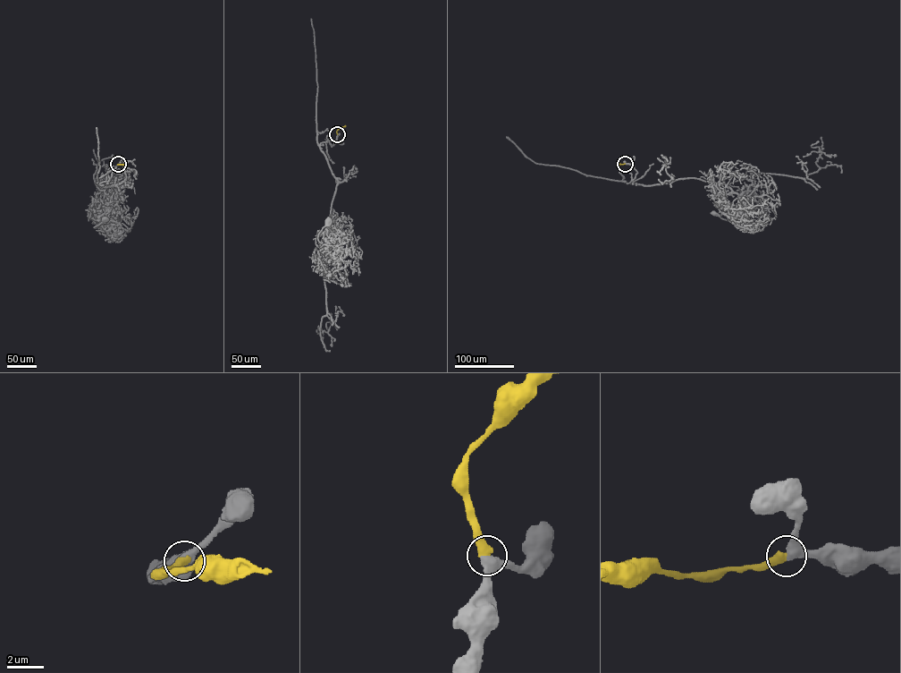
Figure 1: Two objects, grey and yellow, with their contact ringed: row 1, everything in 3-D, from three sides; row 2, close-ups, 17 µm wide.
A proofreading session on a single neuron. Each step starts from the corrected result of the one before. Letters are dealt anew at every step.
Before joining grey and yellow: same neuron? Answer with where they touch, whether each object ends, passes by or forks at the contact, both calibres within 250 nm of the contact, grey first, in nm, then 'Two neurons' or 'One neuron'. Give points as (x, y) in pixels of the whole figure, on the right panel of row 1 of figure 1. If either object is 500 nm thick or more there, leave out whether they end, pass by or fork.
Place: (625, 164). Thickness 440 nm (grey) against 500 nm. One neuron

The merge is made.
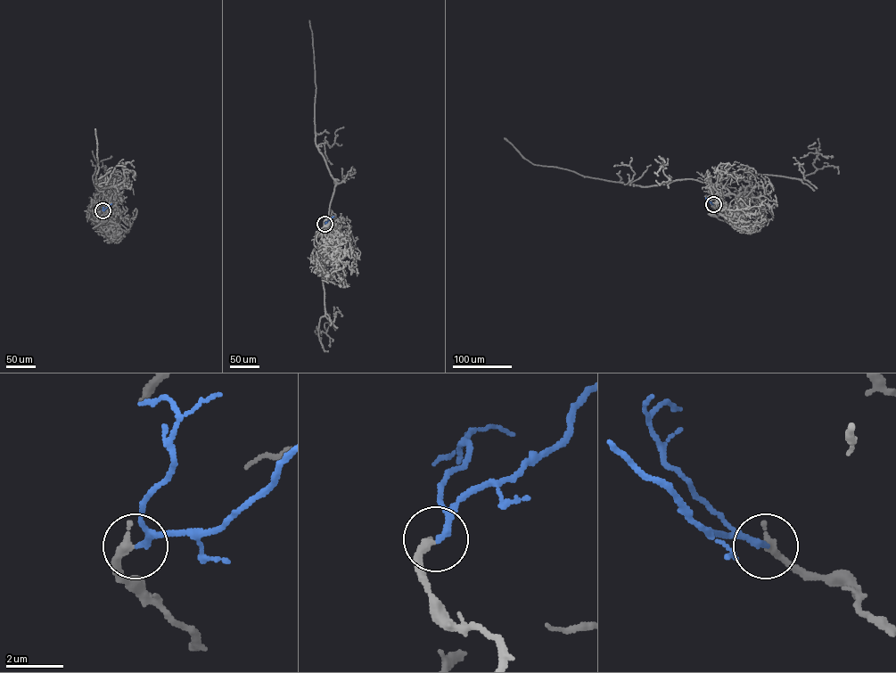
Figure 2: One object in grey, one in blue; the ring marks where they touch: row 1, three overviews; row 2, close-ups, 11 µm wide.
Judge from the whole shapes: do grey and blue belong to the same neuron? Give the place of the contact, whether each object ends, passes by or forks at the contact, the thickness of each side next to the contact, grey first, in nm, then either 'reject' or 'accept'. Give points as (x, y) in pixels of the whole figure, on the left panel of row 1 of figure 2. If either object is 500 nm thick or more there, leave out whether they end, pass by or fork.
(102, 210) | grey ends | blue ends | 320/220 nm | reject

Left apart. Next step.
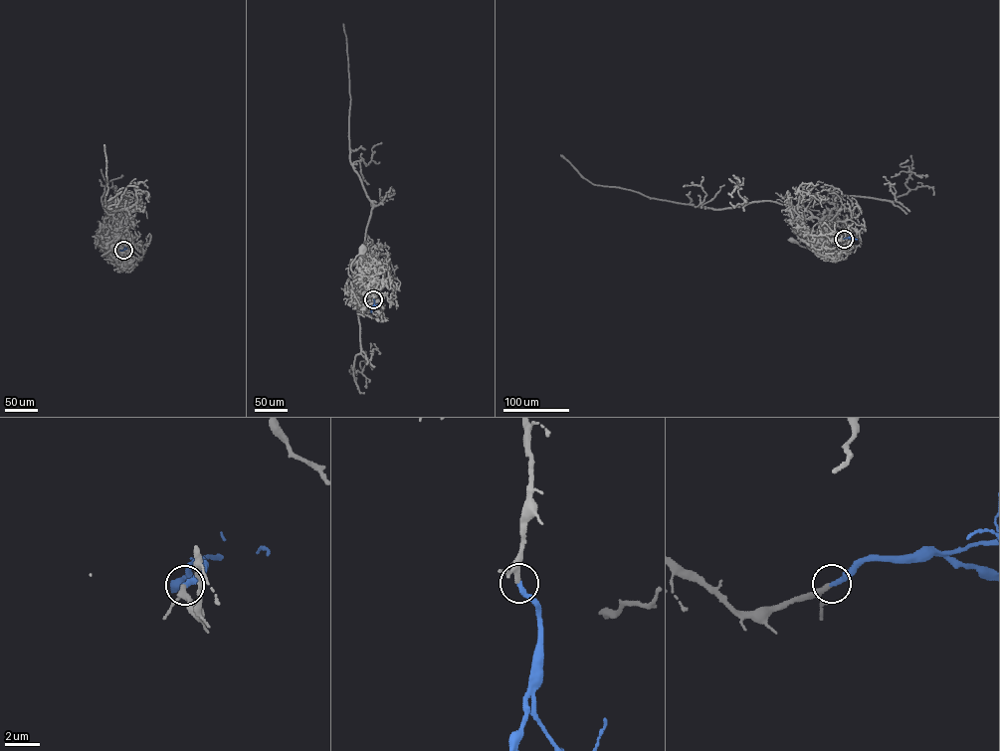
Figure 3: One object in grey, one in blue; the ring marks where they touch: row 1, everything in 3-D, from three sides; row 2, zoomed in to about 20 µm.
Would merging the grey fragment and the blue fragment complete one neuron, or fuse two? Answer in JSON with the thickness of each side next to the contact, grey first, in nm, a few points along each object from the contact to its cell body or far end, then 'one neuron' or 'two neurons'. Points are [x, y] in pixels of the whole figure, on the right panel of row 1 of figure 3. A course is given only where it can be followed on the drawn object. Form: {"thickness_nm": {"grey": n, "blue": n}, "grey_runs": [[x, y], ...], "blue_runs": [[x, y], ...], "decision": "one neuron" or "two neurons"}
{"thickness_nm": {"grey": 220, "blue": 300}, "grey_runs": [[844, 239], [824, 233], [822, 219], [825, 222], [816, 248], [807, 248], [791, 240]], "blue_runs": [[844, 239], [857, 239]], "decision": "one neuron"}

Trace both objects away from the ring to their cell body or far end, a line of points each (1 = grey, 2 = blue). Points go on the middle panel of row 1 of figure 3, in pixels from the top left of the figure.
1: (373, 299), (372, 281), (366, 278), (358, 282), (355, 280), (359, 277), (350, 268), (362, 248)
2: (373, 299), (371, 312)

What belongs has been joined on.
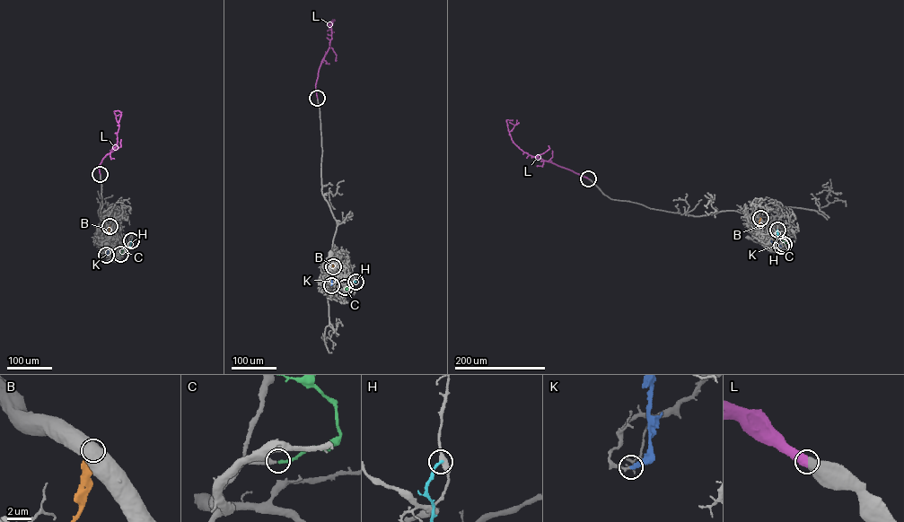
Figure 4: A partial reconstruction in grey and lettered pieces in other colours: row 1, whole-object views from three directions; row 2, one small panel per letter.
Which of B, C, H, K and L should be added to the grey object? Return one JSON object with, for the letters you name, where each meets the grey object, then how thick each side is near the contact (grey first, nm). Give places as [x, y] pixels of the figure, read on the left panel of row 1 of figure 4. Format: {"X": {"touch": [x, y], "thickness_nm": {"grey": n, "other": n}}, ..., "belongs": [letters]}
{"C": {"touch": [120, 254], "thickness_nm": {"grey": 420, "other": 240}}, "L": {"touch": [100, 174], "thickness_nm": {"grey": 650, "other": 600}}, "belongs": ["C", "L"]}

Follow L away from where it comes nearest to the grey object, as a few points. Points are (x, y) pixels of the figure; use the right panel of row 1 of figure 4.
L: (588, 178), (521, 150), (508, 131), (506, 120), (513, 119)

